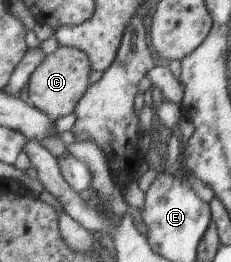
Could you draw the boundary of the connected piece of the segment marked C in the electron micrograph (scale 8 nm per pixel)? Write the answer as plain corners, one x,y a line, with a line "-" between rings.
62,46
56,52
51,52
42,59
40,66
34,70
28,82
29,103
45,112
52,120
62,118
77,108
80,98
84,98
86,88
88,88
88,76
90,76
90,66
88,66
88,56
82,49

